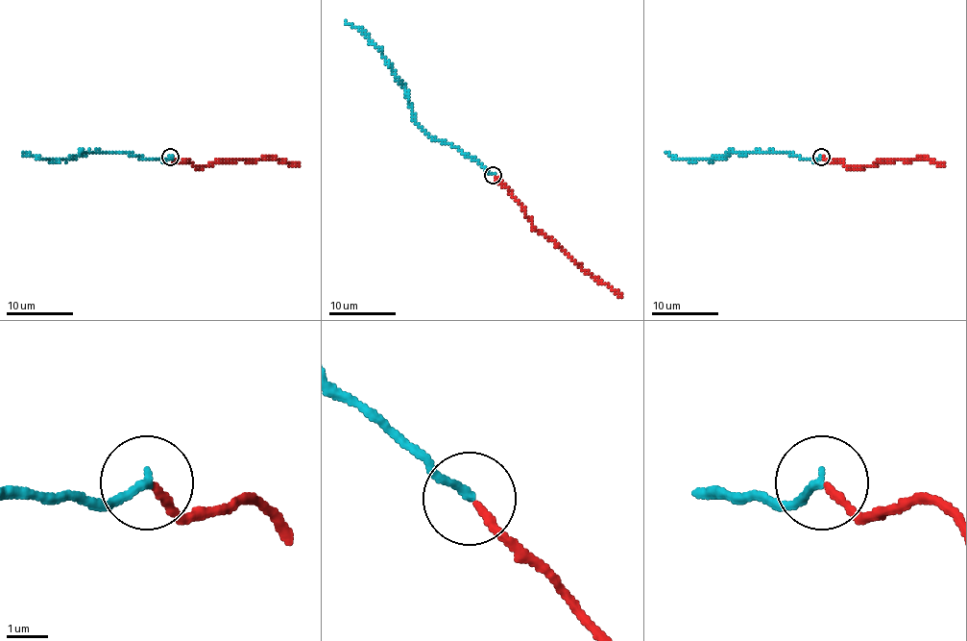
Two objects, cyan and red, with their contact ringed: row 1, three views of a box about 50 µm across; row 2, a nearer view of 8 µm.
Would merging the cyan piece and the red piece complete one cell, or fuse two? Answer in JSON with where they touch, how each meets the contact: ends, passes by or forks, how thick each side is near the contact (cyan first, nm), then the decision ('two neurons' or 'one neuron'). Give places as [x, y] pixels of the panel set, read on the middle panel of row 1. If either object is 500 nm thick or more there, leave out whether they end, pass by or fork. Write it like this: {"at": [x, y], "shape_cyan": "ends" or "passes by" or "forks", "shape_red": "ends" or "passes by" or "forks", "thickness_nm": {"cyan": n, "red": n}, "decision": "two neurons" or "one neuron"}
{"at": [493, 175], "shape_cyan": "ends", "shape_red": "ends", "thickness_nm": {"cyan": 200, "red": 180}, "decision": "one neuron"}

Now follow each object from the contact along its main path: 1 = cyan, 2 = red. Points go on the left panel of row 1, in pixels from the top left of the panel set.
1: (170, 157), (165, 160), (145, 160), (127, 153), (84, 152), (56, 161), (22, 152)
2: (172, 157), (177, 161), (186, 160), (195, 166), (266, 157), (298, 165)

